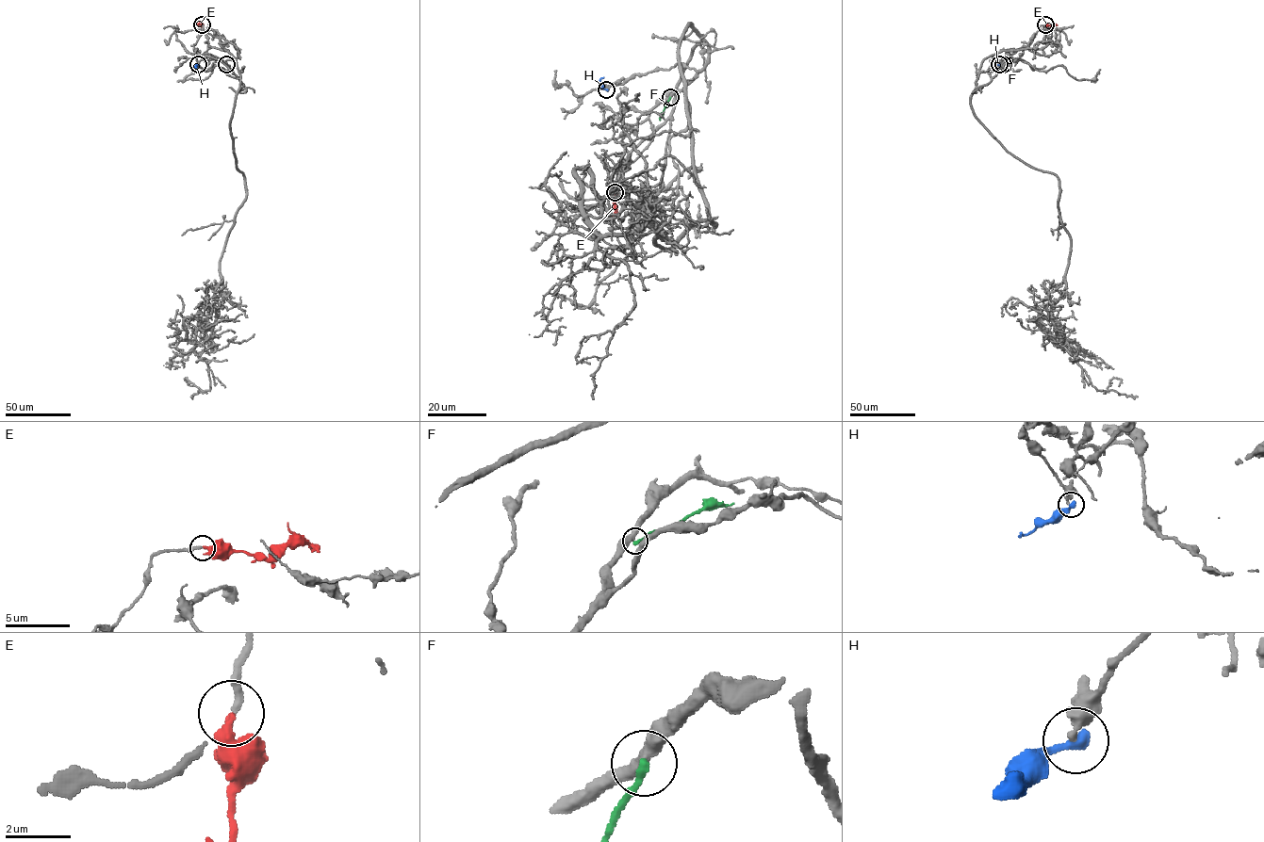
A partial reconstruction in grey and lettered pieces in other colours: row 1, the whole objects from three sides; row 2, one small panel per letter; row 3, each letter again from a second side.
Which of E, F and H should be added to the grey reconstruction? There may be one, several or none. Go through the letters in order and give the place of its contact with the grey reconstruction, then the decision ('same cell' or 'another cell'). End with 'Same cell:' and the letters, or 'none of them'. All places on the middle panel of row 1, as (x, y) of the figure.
E: meets grey at (615, 192); same cell
F: meets grey at (670, 97); another cell
H: meets grey at (606, 89); another cell
Same cell: E

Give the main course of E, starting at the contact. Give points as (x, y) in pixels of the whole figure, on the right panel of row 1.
E: (1044, 24), (1057, 24), (1054, 22)

